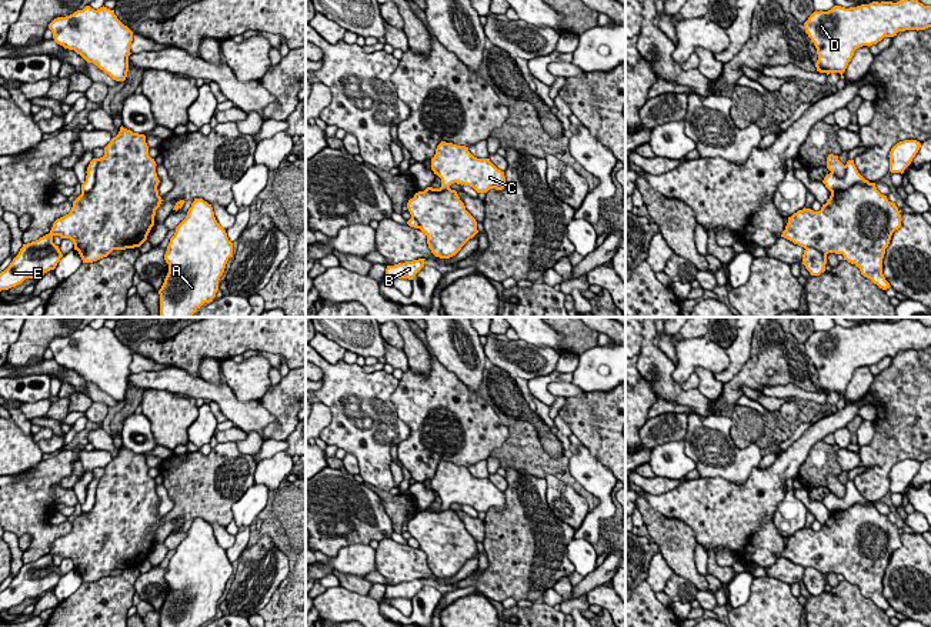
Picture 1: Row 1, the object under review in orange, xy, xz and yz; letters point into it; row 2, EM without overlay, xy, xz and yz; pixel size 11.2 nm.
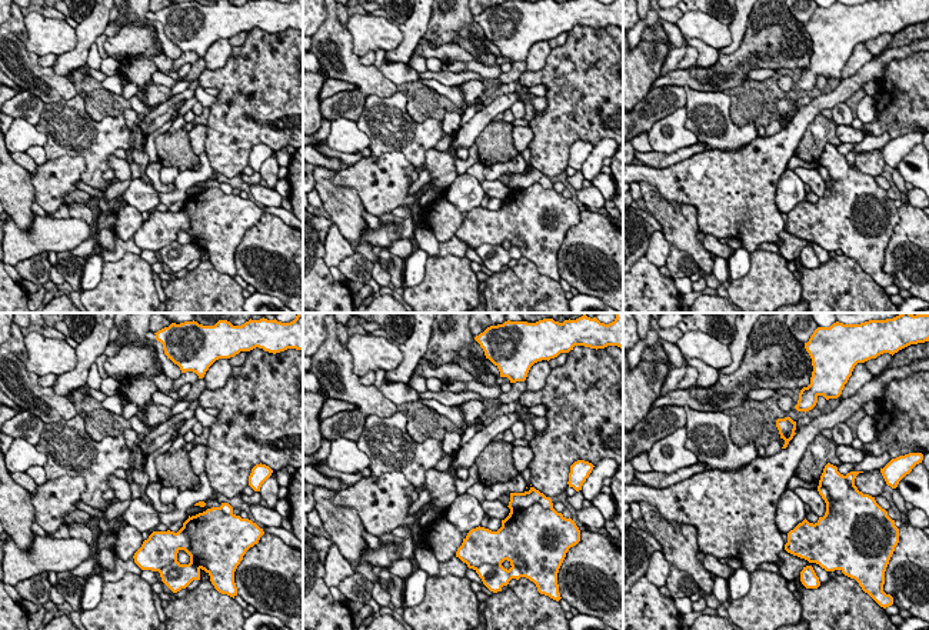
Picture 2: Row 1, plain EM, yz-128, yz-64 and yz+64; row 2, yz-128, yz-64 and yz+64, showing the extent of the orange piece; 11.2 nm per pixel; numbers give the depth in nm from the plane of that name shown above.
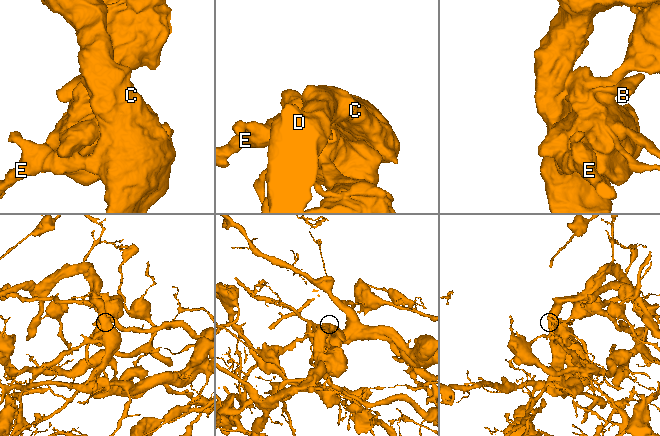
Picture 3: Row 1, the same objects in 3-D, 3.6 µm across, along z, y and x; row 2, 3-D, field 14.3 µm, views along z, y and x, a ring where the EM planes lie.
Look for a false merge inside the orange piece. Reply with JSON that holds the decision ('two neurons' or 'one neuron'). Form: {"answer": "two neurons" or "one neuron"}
{"answer": "two neurons"}

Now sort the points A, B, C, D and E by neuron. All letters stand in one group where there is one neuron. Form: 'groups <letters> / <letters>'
groups A C D E / B

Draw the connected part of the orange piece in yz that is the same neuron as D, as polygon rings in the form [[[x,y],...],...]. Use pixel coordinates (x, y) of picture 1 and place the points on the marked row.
[[[918,0],[872,1],[857,7],[834,6],[828,11],[814,11],[804,23],[805,33],[818,54],[817,71],[842,73],[854,51],[872,46],[898,31],[931,27],[931,6]]]

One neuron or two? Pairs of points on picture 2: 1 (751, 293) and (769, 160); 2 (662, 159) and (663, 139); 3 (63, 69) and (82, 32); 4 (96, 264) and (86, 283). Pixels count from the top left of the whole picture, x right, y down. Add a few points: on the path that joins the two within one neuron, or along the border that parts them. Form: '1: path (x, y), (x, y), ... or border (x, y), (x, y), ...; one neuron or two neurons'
1: border (756, 249), (751, 253); two neurons
2: border (695, 144), (669, 153), (652, 150); two neurons
3: path (72, 60), (80, 52), (82, 40); one neuron
4: path (93, 269), (90, 279); one neuron

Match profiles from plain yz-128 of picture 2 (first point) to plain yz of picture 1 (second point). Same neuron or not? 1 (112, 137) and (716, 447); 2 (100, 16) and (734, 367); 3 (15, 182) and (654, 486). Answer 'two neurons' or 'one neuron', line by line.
1: one neuron
2: one neuron
3: two neurons

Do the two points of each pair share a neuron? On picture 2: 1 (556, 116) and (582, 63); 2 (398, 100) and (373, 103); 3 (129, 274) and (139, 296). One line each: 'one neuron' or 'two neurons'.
1: one neuron
2: one neuron
3: one neuron

